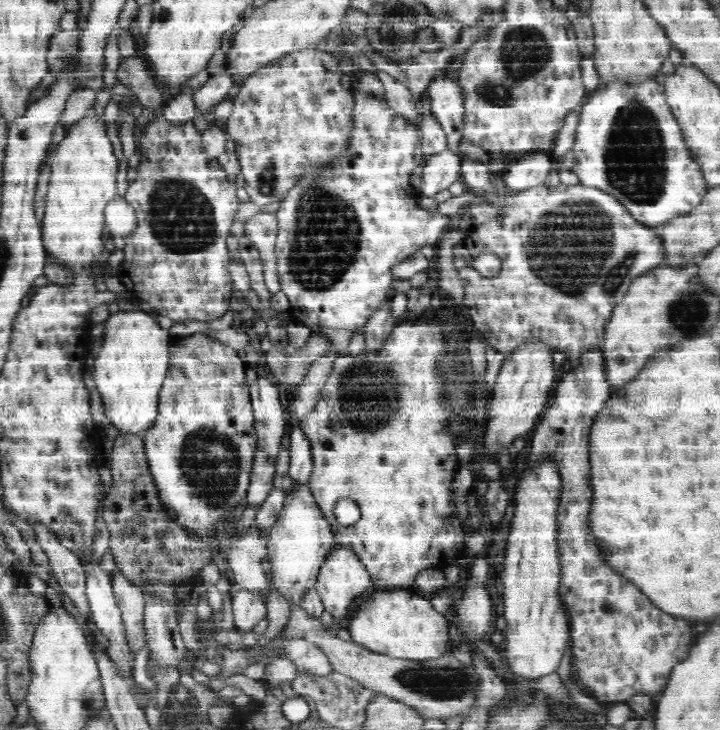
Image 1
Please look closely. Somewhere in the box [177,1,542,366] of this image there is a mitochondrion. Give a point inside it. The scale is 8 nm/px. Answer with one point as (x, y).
(327, 233)

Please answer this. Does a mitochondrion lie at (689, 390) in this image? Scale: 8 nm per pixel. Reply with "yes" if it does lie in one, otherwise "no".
no

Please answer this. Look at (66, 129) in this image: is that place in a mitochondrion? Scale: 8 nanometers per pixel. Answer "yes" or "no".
no

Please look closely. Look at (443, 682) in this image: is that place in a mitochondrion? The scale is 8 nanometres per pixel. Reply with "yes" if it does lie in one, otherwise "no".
yes

